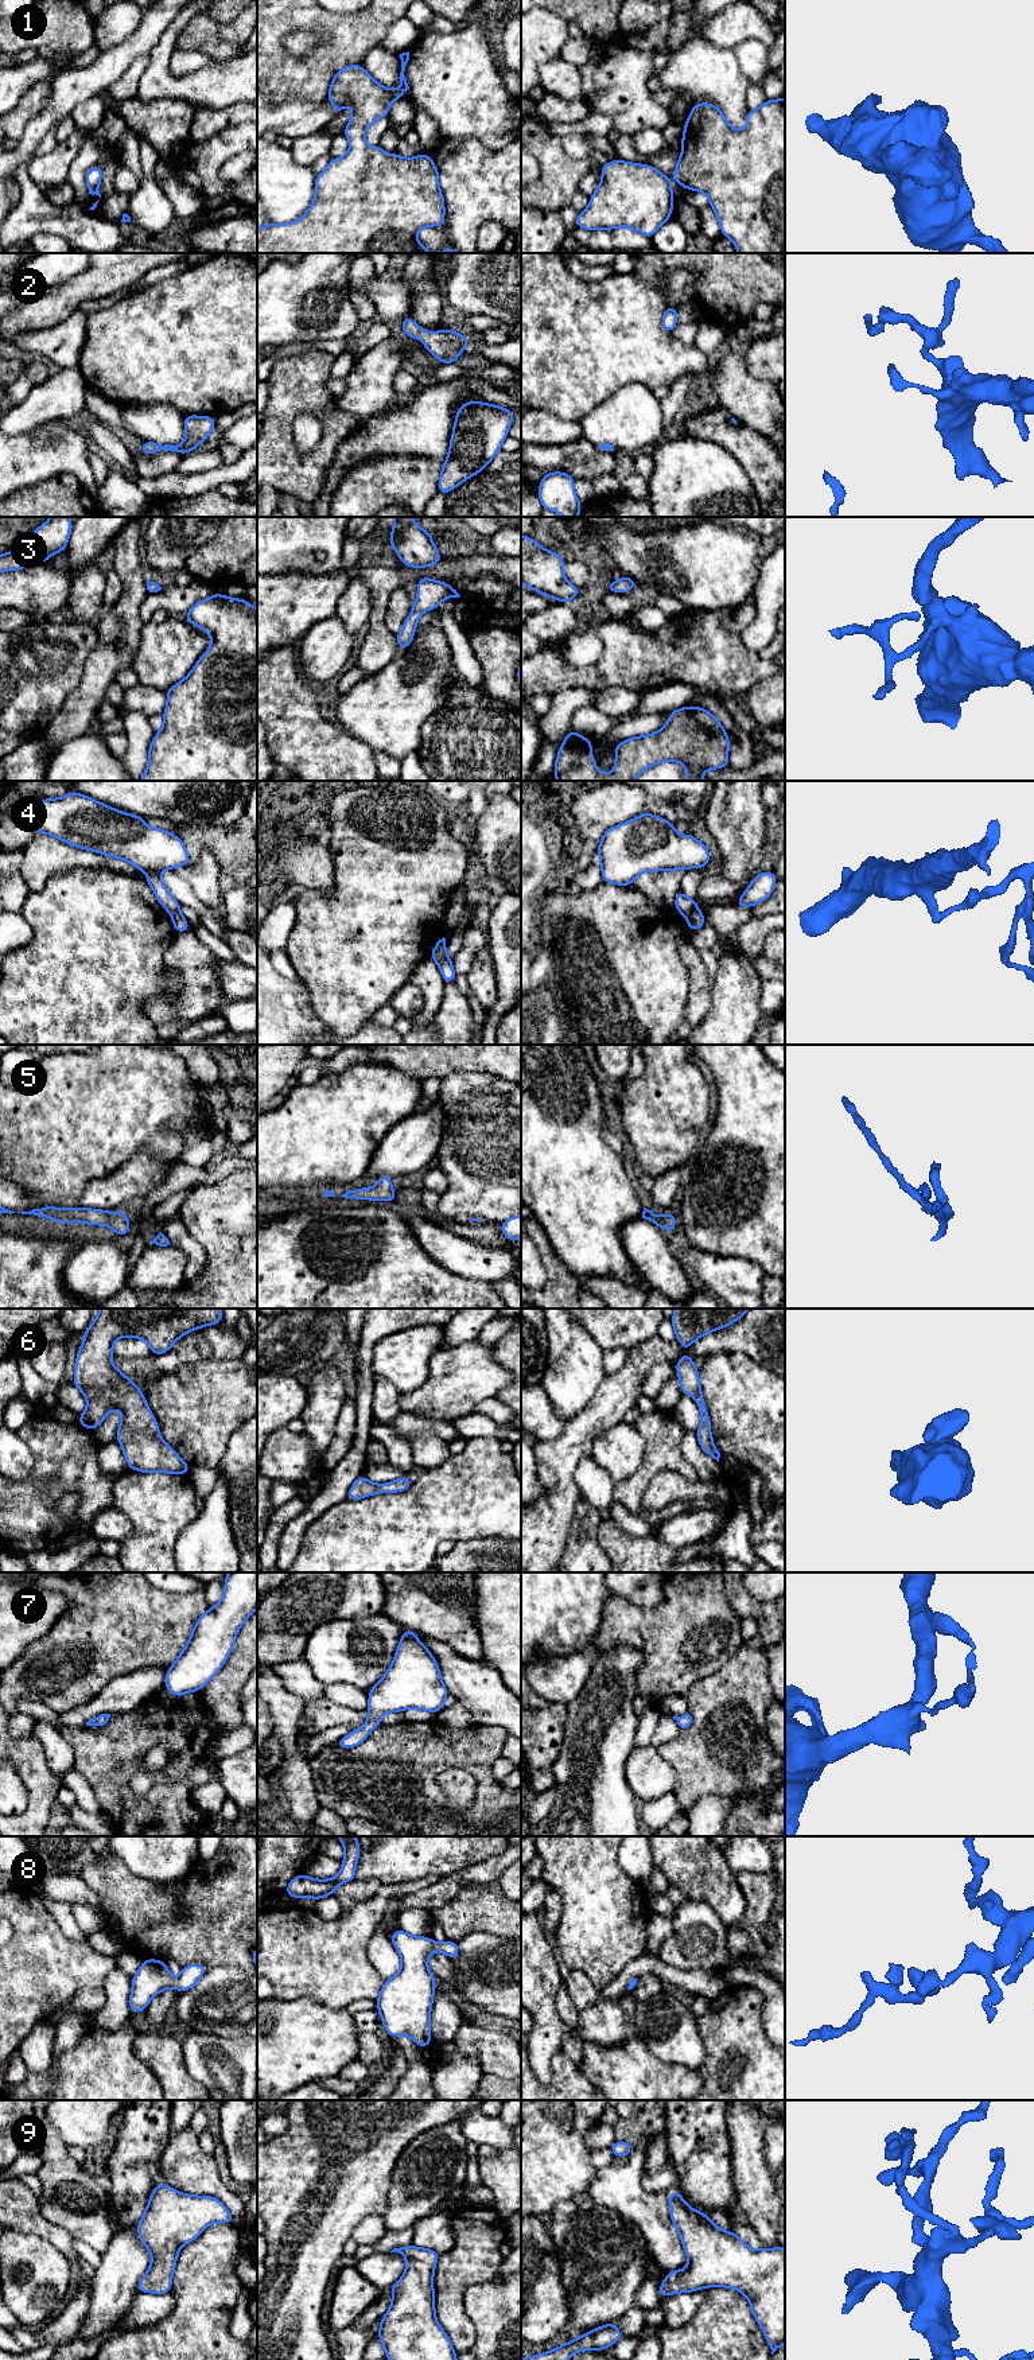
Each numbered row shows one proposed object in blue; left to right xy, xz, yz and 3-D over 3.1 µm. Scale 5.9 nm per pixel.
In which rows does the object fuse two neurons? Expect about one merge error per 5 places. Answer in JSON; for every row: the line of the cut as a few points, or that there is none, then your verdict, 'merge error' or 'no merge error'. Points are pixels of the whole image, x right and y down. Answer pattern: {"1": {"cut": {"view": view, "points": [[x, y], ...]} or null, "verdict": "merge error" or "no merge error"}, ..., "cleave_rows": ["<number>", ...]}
{"1": {"cut": null, "verdict": "no merge error"}, "2": {"cut": null, "verdict": "no merge error"}, "3": {"cut": null, "verdict": "no merge error"}, "4": {"cut": {"view": "yz", "points": [[696, 908], [685, 916]]}, "verdict": "merge error"}, "5": {"cut": null, "verdict": "no merge error"}, "6": {"cut": null, "verdict": "no merge error"}, "7": {"cut": null, "verdict": "no merge error"}, "8": {"cut": null, "verdict": "no merge error"}, "9": {"cut": null, "verdict": "no merge error"}, "cleave_rows": ["4"]}

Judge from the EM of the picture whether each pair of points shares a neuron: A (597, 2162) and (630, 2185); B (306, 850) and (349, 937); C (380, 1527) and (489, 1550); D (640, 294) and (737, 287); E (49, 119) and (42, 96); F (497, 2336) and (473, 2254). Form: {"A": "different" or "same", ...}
{"A": "different", "B": "different", "C": "different", "D": "different", "E": "different", "F": "different"}

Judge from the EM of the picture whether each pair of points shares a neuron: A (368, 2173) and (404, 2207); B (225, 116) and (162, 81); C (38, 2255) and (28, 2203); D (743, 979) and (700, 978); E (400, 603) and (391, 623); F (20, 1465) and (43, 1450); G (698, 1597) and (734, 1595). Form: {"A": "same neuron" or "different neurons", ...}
{"A": "different neurons", "B": "different neurons", "C": "different neurons", "D": "different neurons", "E": "same neuron", "F": "different neurons", "G": "different neurons"}

